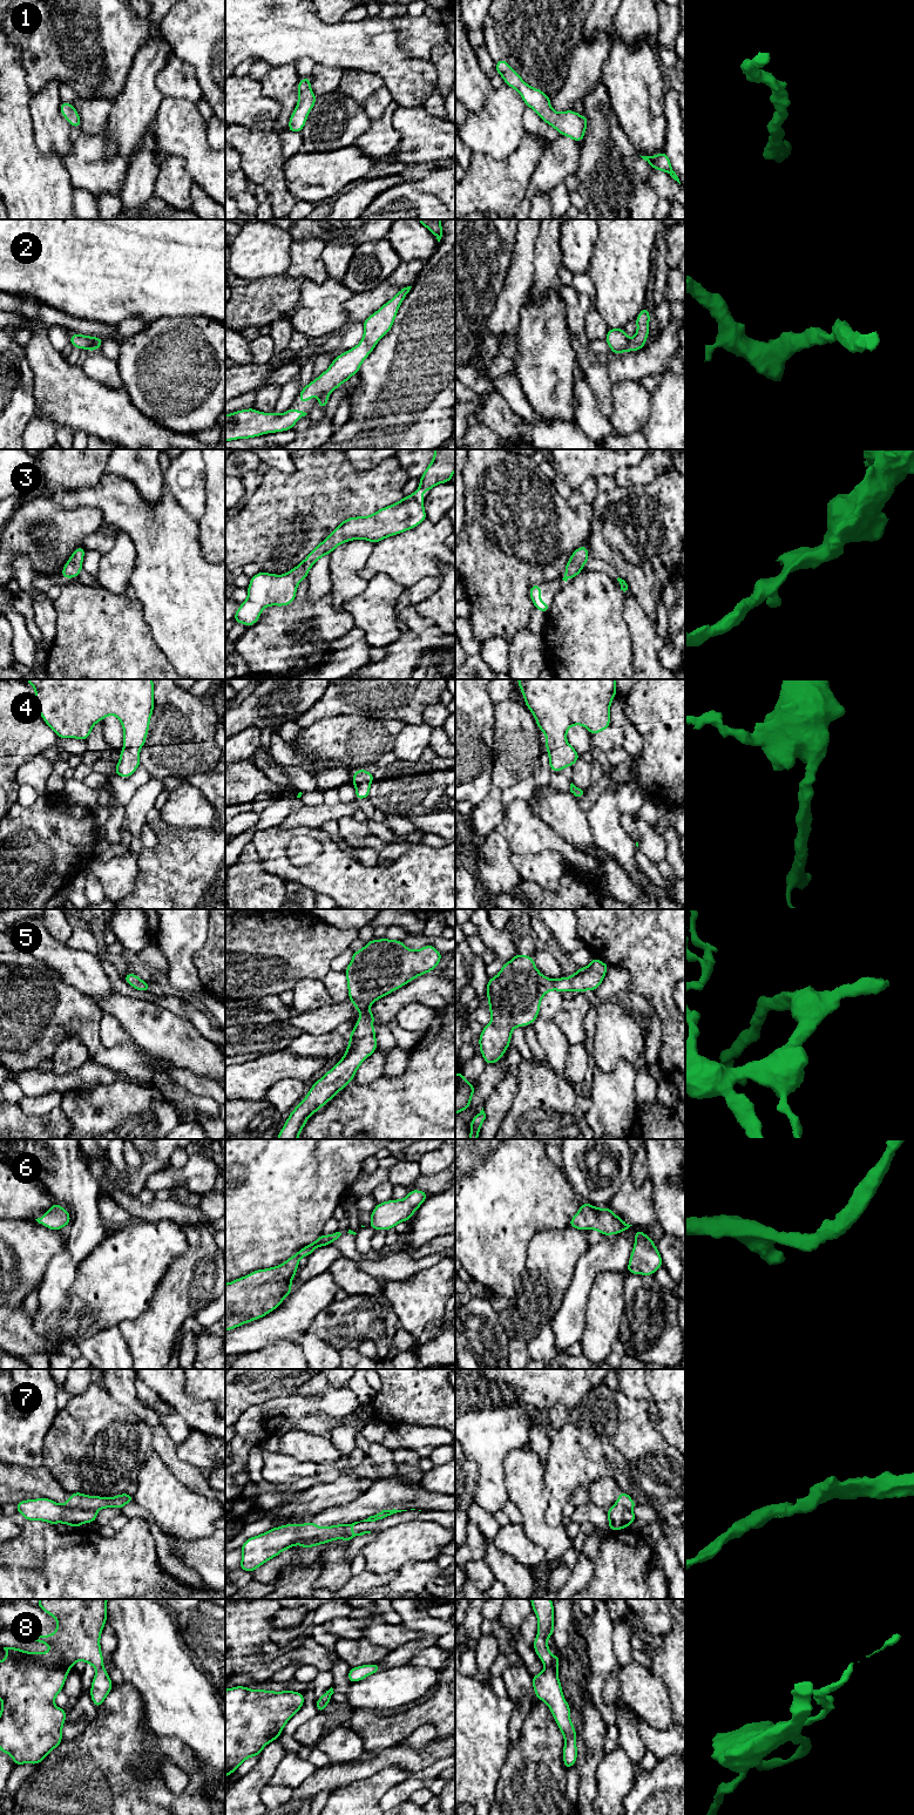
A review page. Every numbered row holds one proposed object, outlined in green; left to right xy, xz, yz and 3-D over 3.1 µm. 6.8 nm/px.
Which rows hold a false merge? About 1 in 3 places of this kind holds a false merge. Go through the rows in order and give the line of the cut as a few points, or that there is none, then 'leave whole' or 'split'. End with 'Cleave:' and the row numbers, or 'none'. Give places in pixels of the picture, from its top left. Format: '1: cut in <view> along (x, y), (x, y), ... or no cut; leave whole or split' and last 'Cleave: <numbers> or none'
1: no cut; leave whole
2: no cut; leave whole
3: no cut; leave whole
4: no cut; leave whole
5: no cut; leave whole
6: no cut; leave whole
7: cut in xy along (61, 1504), (95, 1512); split
8: cut in yz along (546, 1667), (556, 1672); split
Cleave: 7, 8

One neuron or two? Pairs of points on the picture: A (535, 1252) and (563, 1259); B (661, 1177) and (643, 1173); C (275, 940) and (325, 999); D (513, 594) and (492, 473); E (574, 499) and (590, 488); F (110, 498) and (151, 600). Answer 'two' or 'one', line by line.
A: one
B: two
C: two
D: one
E: one
F: one

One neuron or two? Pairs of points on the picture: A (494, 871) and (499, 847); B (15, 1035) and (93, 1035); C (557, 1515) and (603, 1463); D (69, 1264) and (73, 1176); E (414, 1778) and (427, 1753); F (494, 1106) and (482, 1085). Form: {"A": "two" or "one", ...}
{"A": "one", "B": "one", "C": "one", "D": "one", "E": "two", "F": "two"}

